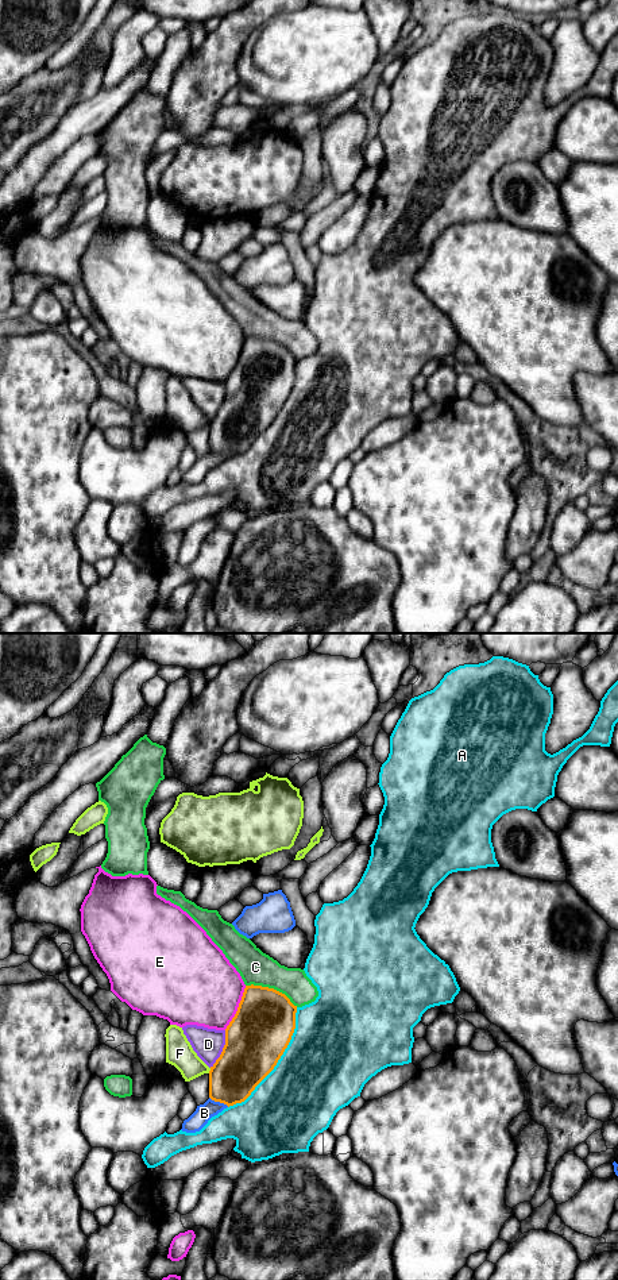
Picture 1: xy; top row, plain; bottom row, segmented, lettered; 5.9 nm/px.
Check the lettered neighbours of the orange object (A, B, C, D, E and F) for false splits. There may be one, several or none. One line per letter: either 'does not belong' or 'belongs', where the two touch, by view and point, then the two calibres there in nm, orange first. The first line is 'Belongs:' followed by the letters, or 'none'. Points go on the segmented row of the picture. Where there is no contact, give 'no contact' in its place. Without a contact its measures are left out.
Belongs: C
A: does not belong; contact xy (277, 1061); calibres 360 and 480 nm
B: does not belong; contact xy (219, 1101); calibres 300 and 100 nm
C: belongs; contact xy (271, 989); calibres 360 and 200 nm
D: does not belong; contact xy (223, 1049); calibres 360 and 180 nm
E: does not belong; contact xy (238, 1007); calibres 360 and 460 nm
F: does not belong; contact xy (209, 1071); calibres 320 and 160 nm

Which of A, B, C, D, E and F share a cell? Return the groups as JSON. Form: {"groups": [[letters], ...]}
{"groups": [["A"], ["B"], ["C"], ["D"], ["E"], ["F"]]}

